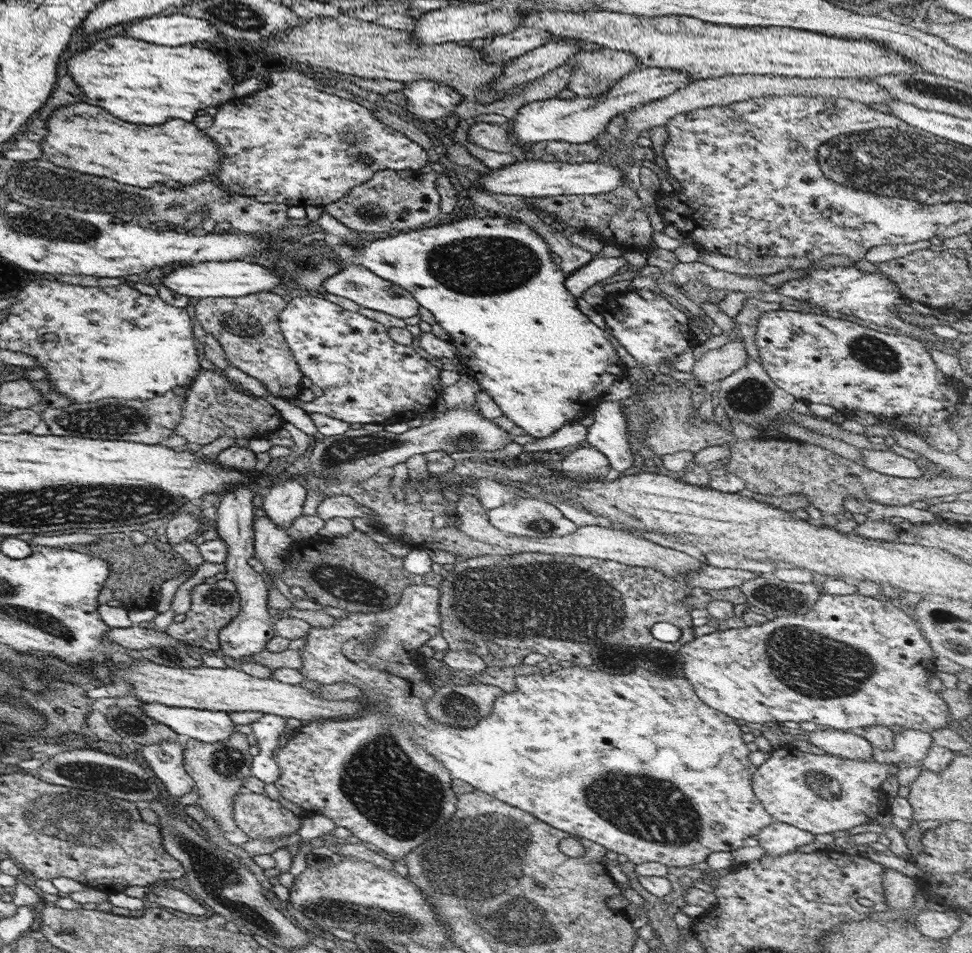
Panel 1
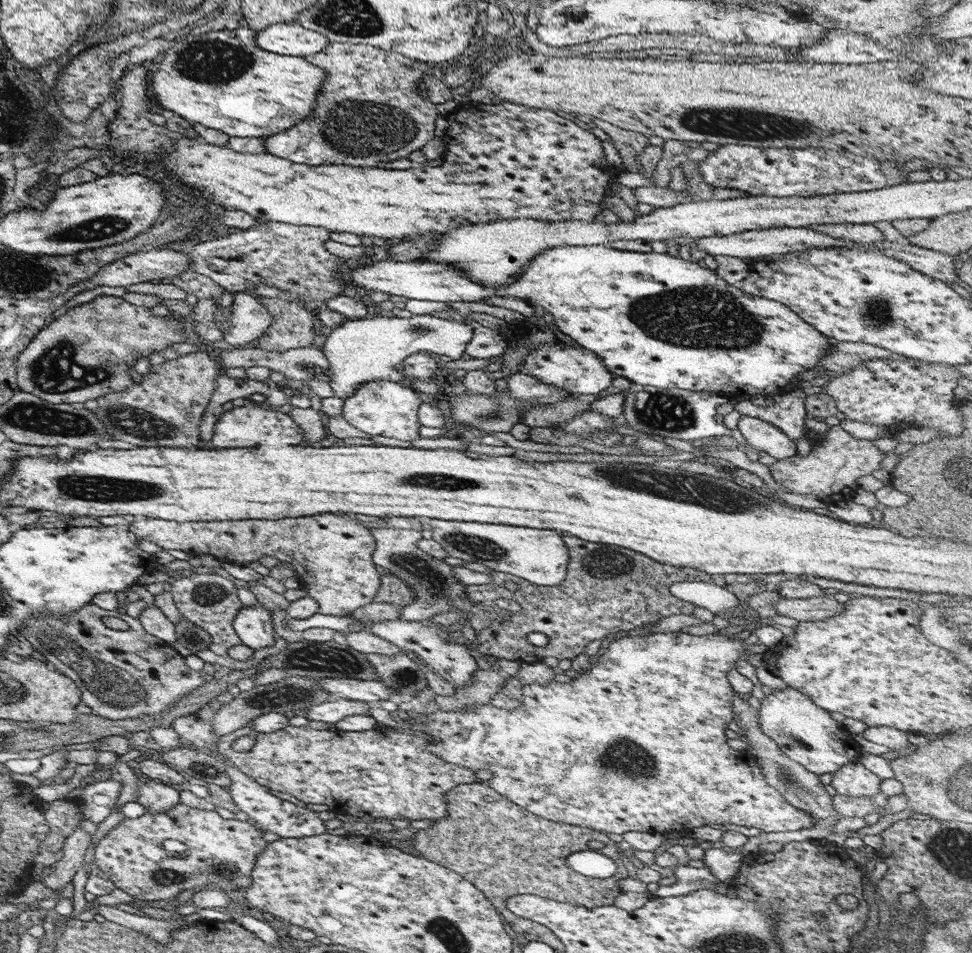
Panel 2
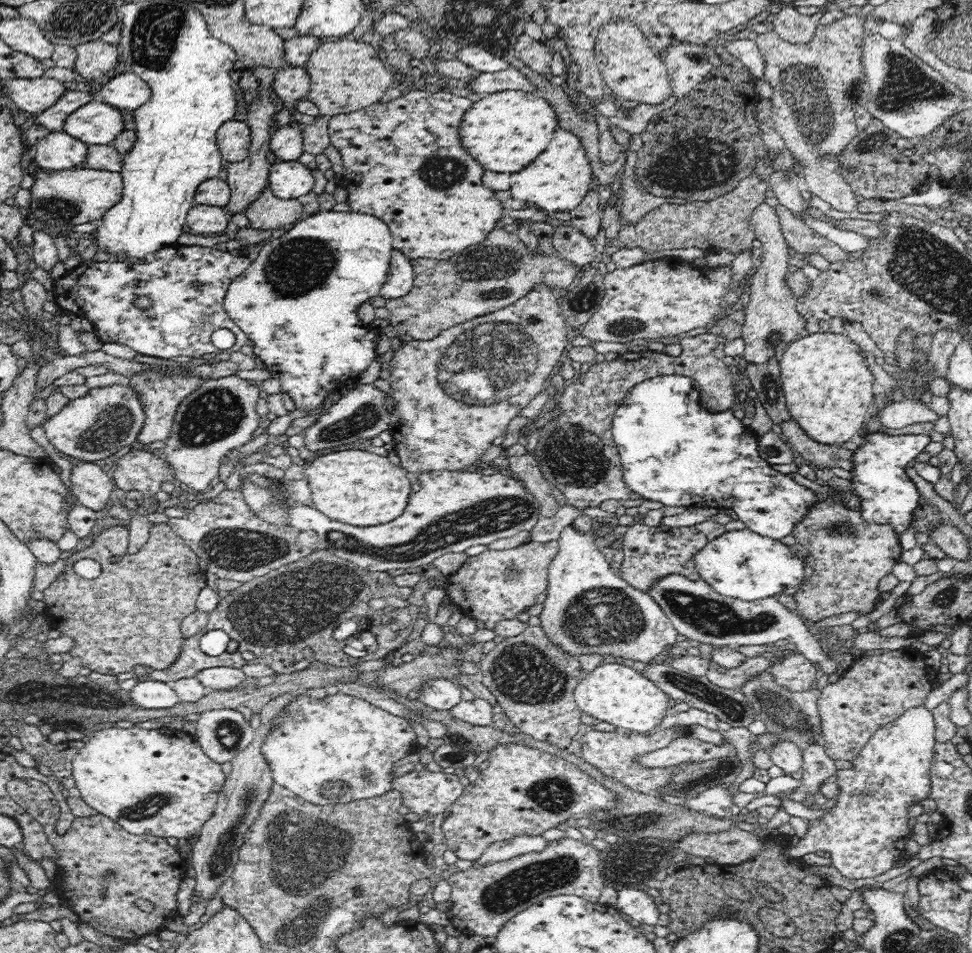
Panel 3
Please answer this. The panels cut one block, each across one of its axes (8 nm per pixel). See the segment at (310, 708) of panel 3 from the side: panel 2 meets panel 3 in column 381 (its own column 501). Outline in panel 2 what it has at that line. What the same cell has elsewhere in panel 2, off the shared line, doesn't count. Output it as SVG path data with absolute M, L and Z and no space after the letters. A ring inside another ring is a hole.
M681 631L676 633L665 633L665 634L657 634L651 633L647 636L625 636L619 637L617 639L611 640L607 646L607 649L603 654L601 654L598 658L594 659L591 668L589 670L583 671L580 676L573 678L565 684L565 682L547 682L547 684L543 684L543 686L539 686L539 684L531 684L531 686L525 685L522 687L523 696L521 696L521 701L518 701L518 707L515 707L511 710L497 708L491 703L479 703L477 705L471 705L471 707L463 707L463 709L459 709L459 711L436 711L434 713L430 713L428 715L424 715L421 718L413 717L410 722L405 725L408 727L415 736L419 736L419 738L429 738L429 740L424 740L424 748L429 750L431 754L434 754L439 758L439 760L443 760L443 762L447 762L447 764L453 764L455 766L463 766L463 768L469 768L469 770L476 771L476 770L489 770L493 775L491 779L486 780L484 783L516 804L521 808L524 808L527 812L531 812L531 814L541 816L541 818L545 818L547 820L553 820L553 822L561 822L563 824L571 824L571 826L579 826L585 827L594 831L601 832L611 832L611 834L623 834L623 832L648 832L651 834L663 834L665 832L669 832L669 830L673 830L673 832L690 832L692 828L699 828L699 826L707 826L707 824L735 824L735 826L745 826L745 828L757 828L761 832L791 832L791 830L801 830L801 828L807 828L811 826L811 818L809 818L809 814L805 814L803 810L799 810L799 808L795 808L795 806L791 806L775 788L769 786L767 782L765 782L765 778L763 774L761 774L760 768L757 766L755 759L750 756L749 752L740 752L735 749L732 749L727 744L727 737L723 734L723 730L725 730L727 722L732 721L732 710L731 710L731 700L734 691L729 685L729 681L727 681L727 671L731 668L734 668L734 662L737 658L741 658L743 655L743 644L742 640L736 637L727 637L723 635L717 635L715 633L708 634L708 635L690 635L687 633L683 633Z

